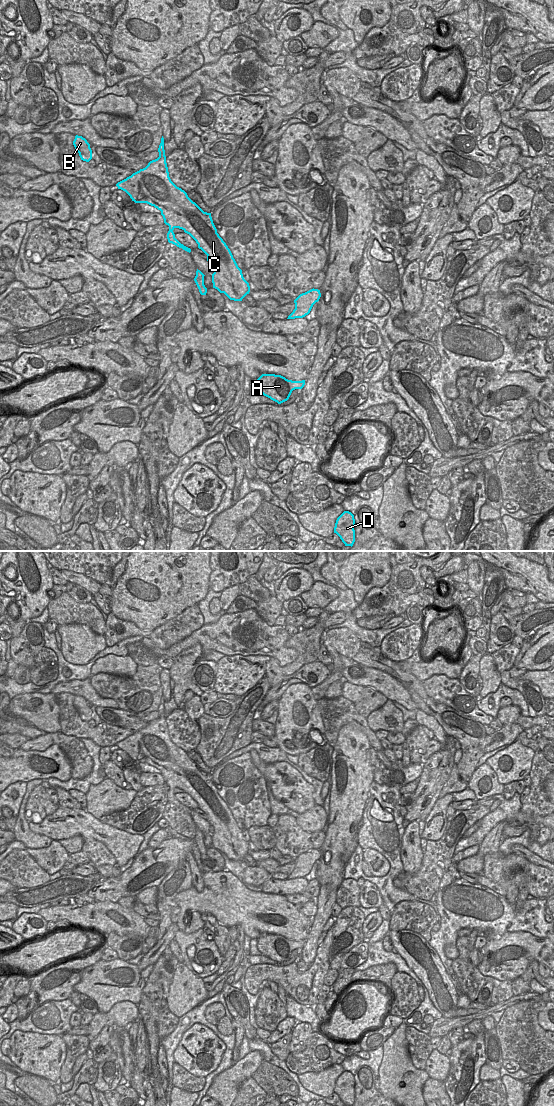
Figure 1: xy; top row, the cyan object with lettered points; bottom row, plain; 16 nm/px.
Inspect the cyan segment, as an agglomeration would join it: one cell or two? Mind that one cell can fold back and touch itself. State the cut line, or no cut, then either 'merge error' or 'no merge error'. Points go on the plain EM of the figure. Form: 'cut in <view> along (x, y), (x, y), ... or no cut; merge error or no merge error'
no cut; no merge error

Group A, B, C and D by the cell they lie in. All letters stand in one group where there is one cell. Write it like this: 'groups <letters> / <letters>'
groups A B C D

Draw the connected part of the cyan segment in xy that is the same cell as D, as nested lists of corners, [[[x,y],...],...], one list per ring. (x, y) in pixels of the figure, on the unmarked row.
[[[344,1071],[336,1080],[334,1093],[336,1093],[345,1106],[353,1106],[355,1102],[355,1079],[349,1071]]]

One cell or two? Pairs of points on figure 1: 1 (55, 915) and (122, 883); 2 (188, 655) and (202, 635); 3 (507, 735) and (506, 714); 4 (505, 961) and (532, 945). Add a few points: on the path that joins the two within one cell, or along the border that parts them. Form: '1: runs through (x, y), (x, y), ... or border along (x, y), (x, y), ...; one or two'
1: border along (95, 900), (116, 902); two
2: border along (203, 649), (199, 644), (194, 644), (177, 655); two
3: border along (515, 722), (503, 726); two
4: runs through (512, 954), (516, 950), (525, 947); one

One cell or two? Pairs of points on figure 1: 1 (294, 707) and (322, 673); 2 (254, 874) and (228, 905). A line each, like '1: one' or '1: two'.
1: two
2: two

